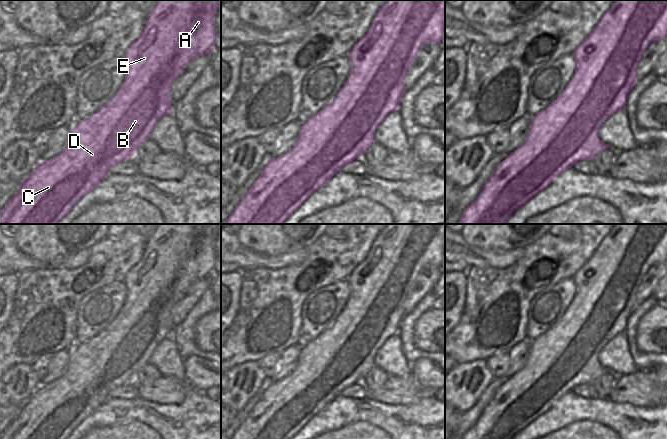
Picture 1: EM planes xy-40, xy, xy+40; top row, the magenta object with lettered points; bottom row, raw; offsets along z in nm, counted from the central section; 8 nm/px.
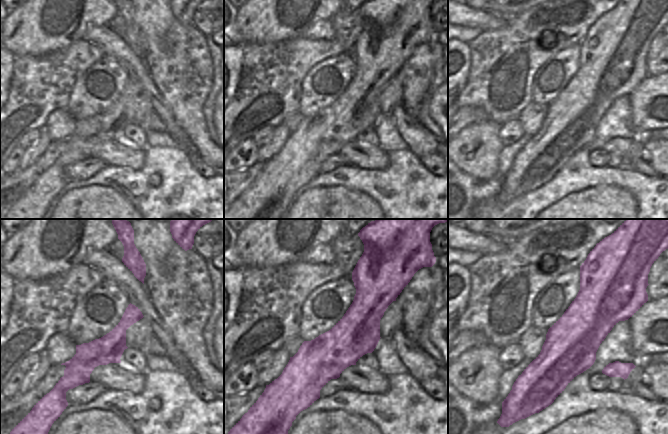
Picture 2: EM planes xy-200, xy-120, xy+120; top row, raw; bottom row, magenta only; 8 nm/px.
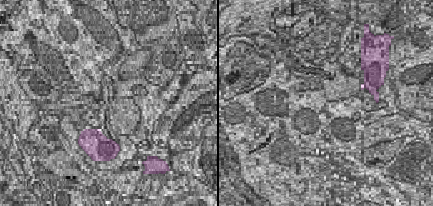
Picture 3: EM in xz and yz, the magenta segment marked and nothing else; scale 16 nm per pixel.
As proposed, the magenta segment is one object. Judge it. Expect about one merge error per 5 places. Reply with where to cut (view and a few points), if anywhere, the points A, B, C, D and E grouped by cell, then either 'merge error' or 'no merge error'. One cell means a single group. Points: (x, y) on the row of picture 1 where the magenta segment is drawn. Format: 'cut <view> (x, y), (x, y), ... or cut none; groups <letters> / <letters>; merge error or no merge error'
cut none; groups A B C D E; no merge error

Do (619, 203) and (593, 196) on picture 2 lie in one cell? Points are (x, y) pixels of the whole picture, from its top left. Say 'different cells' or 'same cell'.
same cell

